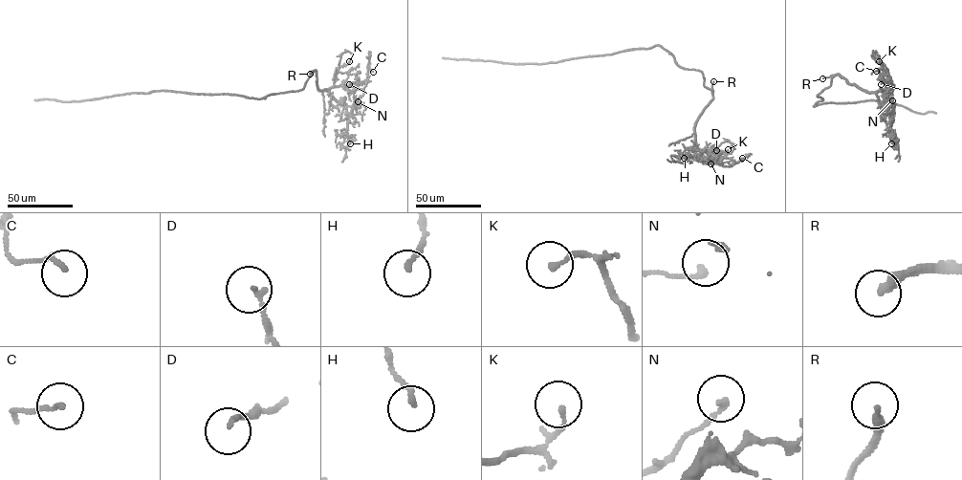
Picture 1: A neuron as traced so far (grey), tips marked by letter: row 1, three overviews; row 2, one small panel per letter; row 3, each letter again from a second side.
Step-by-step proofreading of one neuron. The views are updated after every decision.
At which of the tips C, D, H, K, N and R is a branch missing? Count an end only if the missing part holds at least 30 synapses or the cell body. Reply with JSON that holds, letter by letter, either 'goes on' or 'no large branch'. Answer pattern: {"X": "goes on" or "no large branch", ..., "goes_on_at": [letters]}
{"C": "no large branch", "D": "no large branch", "H": "no large branch", "K": "no large branch", "N": "no large branch", "R": "goes on", "goes_on_at": ["R"]}

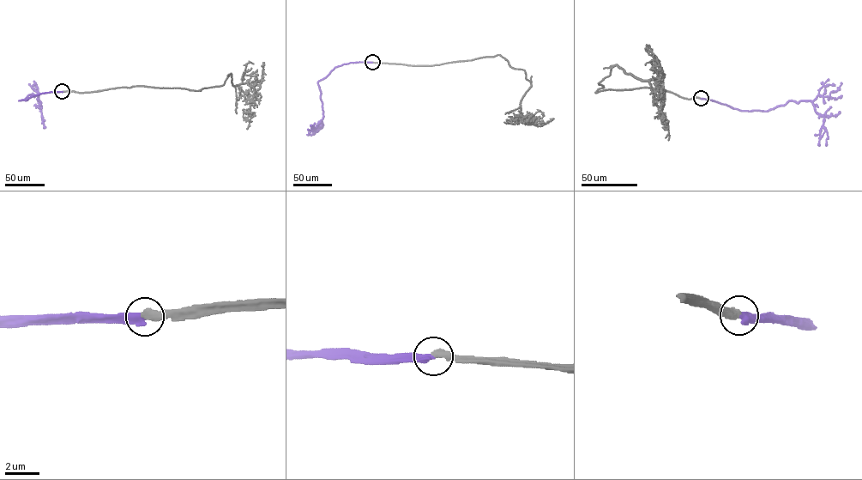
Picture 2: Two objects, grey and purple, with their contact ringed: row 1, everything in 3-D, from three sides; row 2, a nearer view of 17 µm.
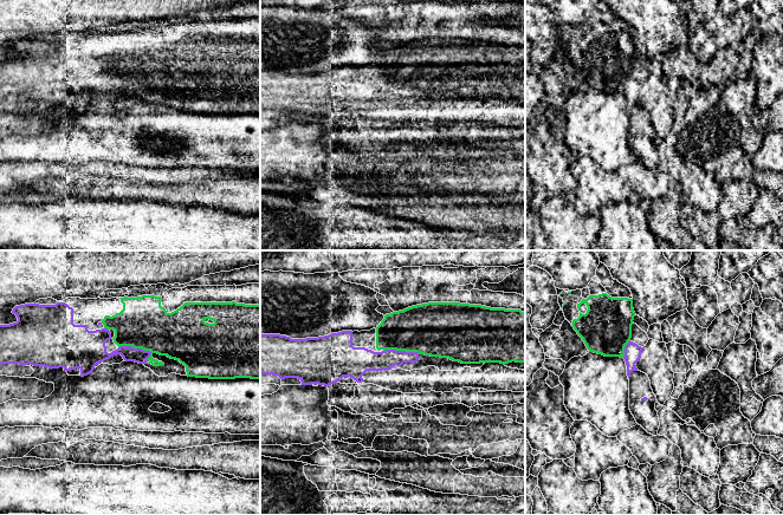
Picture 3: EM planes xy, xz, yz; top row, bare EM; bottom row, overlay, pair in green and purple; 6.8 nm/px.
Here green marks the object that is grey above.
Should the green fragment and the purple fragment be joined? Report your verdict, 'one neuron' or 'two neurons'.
one neuron

